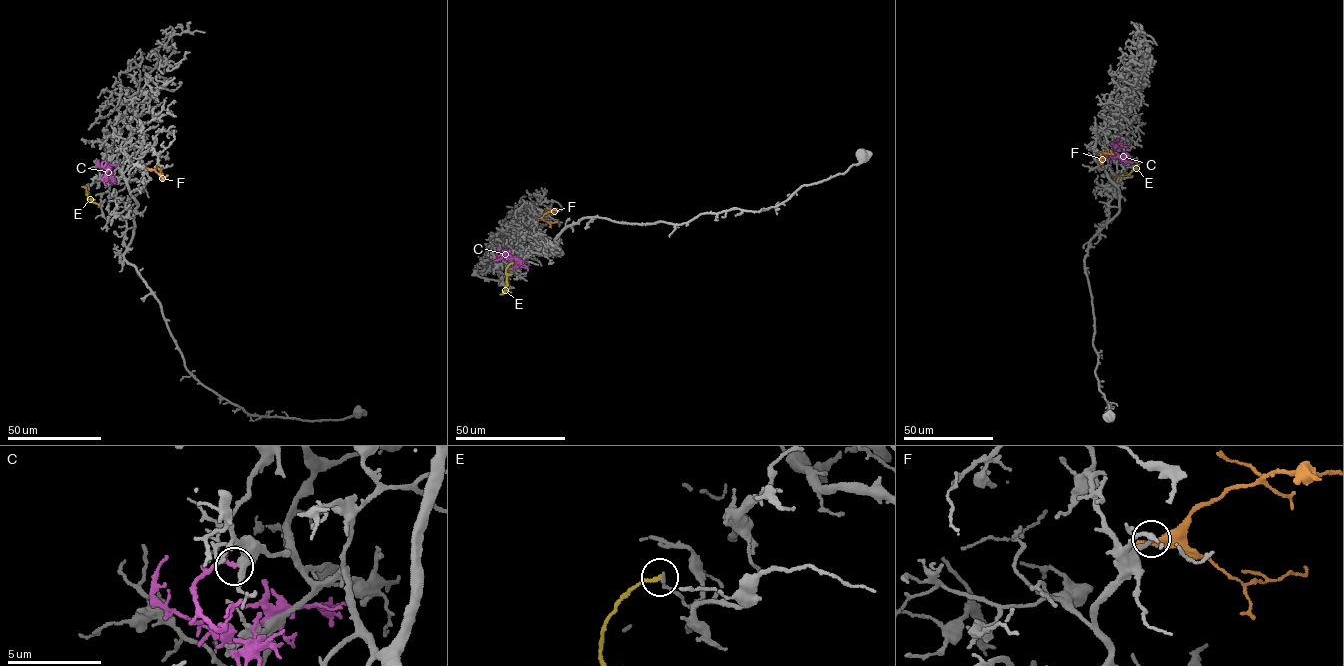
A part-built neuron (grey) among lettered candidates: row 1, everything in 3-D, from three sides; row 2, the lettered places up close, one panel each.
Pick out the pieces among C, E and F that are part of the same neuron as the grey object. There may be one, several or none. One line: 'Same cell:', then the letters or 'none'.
Same cell: F

